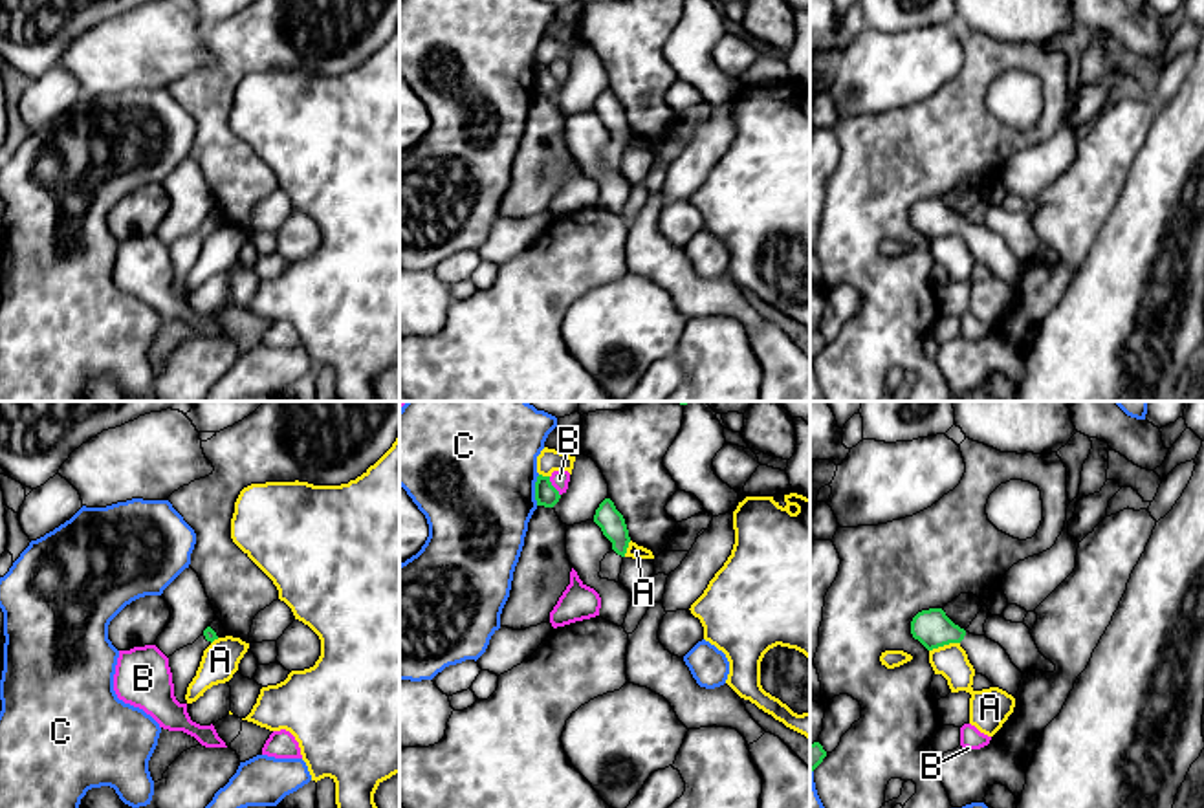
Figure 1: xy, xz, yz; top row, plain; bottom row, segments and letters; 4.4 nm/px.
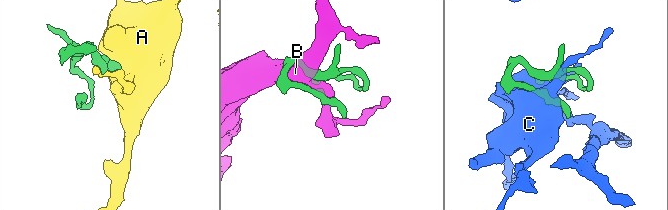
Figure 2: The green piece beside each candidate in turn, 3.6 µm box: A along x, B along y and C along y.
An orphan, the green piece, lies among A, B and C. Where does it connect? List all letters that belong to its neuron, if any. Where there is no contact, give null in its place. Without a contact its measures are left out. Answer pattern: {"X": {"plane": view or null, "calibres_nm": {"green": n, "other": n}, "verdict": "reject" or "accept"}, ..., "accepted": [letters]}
{"A": {"plane": "yz", "calibres_nm": {"green": 170, "other": 150}, "verdict": "reject"}, "B": {"plane": "xz", "calibres_nm": {"green": 100, "other": 80}, "verdict": "reject"}, "C": {"plane": "xz", "calibres_nm": {"green": 100, "other": 500}, "verdict": "reject"}, "accepted": []}

